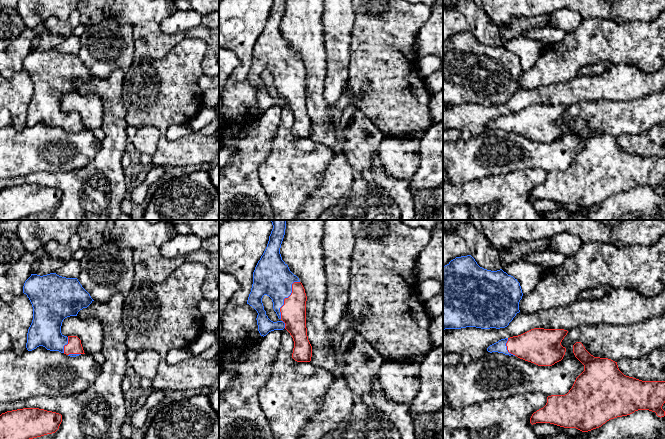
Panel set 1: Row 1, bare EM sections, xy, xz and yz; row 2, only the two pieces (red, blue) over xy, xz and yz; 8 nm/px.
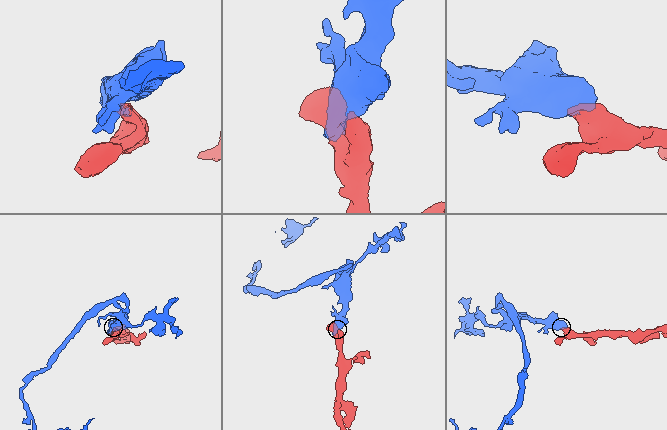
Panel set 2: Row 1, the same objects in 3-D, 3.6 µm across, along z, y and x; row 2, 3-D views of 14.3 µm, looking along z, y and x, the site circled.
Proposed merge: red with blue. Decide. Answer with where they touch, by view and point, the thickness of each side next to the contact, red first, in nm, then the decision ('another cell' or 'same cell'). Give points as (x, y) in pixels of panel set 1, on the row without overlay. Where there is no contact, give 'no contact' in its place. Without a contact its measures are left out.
xz (286, 74) | 200/300 nm | same cell

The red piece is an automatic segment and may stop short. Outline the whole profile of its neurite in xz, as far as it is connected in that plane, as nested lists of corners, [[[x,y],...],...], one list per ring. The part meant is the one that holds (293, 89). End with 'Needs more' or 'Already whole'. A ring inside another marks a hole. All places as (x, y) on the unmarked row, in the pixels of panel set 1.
[[[286,0],[272,1],[267,23],[253,48],[247,80],[258,89],[256,96],[261,112],[285,104],[294,117],[292,134],[297,138],[310,138],[312,122],[306,104],[307,72],[299,54],[290,47],[280,30]],[[264,71],[272,75],[279,97],[273,98],[266,91],[262,79]]]. Needs more

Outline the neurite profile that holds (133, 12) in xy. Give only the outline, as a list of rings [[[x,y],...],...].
[[[114,0],[110,13],[120,24],[136,26],[142,22],[160,24],[176,10],[174,0]]]

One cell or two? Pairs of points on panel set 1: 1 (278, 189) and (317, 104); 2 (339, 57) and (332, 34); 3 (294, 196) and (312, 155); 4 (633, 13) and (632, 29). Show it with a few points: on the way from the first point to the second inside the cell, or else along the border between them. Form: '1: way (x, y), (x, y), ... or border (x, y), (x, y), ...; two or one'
1: border (309, 138), (331, 147); two
2: way (338, 51), (337, 40); one
3: way (294, 186), (294, 173), (302, 165); one
4: border (654, 19), (650, 21), (628, 20), (617, 25); two

